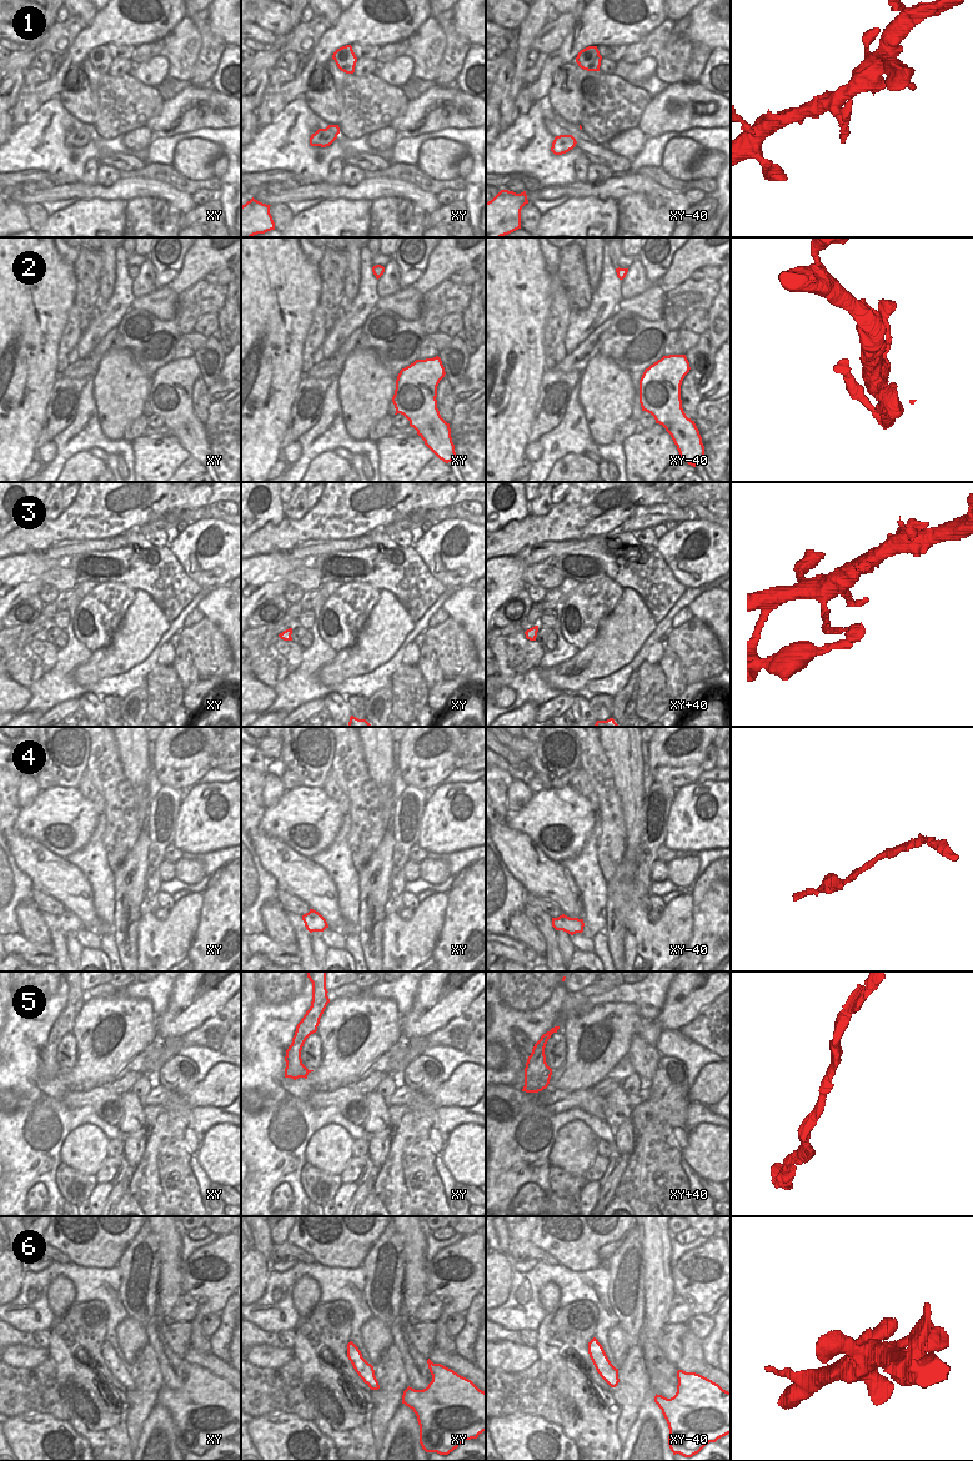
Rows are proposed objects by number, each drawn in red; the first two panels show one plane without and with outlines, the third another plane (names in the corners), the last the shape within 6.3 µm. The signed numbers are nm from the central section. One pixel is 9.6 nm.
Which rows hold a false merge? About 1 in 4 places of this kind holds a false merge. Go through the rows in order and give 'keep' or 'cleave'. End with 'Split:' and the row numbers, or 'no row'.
1: keep
2: keep
3: cleave
4: keep
5: keep
6: keep
Split: 3

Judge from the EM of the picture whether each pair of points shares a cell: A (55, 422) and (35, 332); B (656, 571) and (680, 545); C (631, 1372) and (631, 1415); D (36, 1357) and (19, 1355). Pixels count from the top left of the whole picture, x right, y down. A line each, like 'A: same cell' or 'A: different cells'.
A: different cells
B: different cells
C: same cell
D: same cell

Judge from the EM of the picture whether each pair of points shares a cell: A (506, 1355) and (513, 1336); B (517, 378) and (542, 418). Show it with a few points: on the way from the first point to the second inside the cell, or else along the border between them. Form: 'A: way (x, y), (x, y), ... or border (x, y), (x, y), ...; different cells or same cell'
A: border (498, 1341), (521, 1344); different cells
B: border (542, 380), (528, 437); different cells

